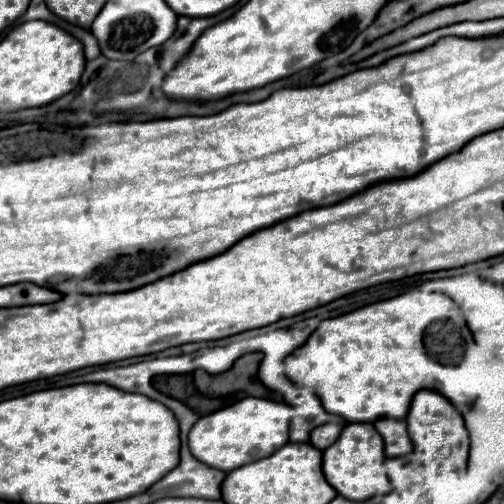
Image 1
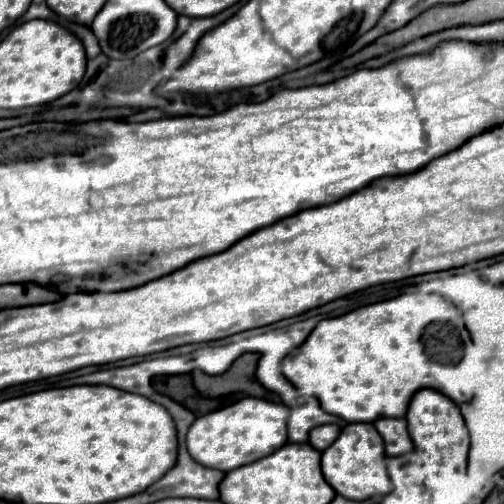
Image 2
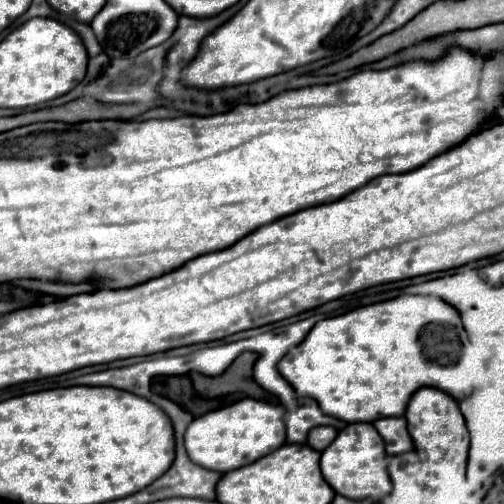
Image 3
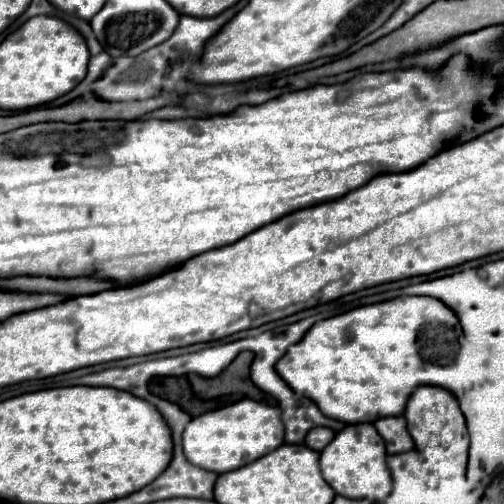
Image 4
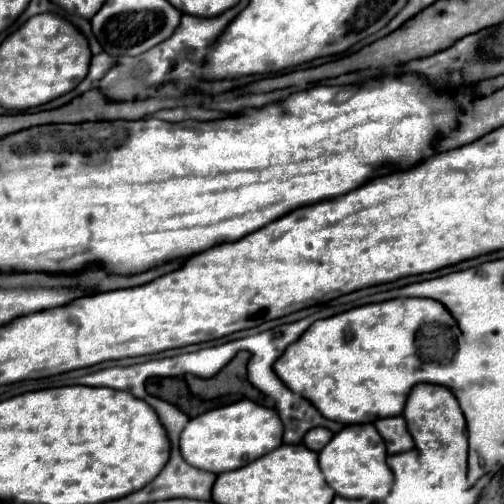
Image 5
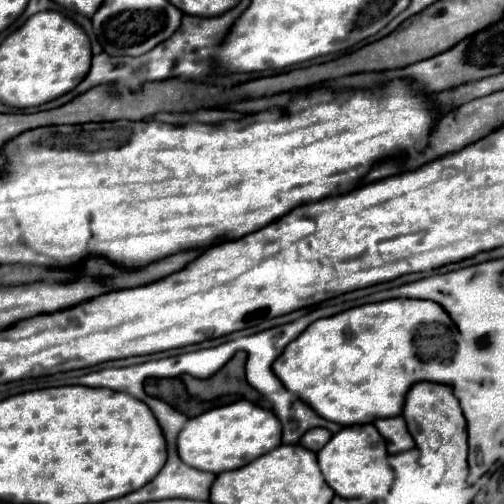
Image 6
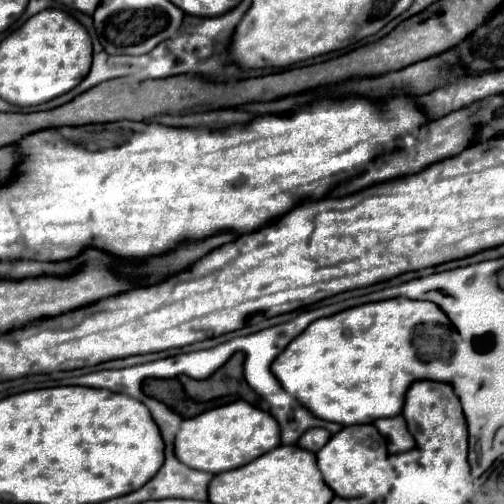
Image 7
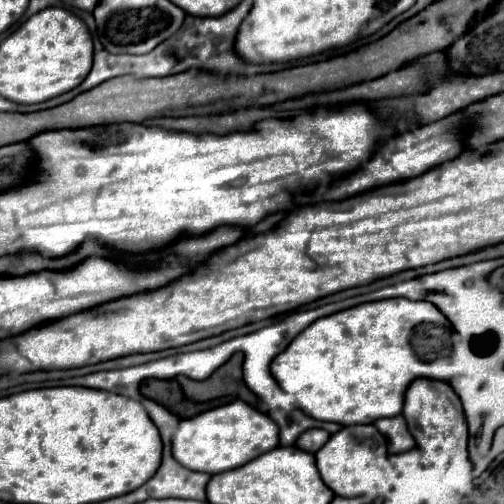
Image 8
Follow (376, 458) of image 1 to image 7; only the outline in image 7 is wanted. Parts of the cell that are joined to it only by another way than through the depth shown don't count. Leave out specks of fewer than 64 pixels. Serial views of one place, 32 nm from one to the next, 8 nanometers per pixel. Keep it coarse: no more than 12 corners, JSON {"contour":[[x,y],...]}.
{"contour":[[346,426],[316,454],[336,496],[378,500],[388,486],[386,440]]}

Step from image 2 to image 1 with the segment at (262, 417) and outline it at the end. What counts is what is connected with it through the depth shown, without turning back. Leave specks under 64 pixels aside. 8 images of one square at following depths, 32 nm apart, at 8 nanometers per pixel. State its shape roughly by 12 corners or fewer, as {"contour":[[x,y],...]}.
{"contour":[[242,398],[200,416],[196,460],[222,472],[288,442],[292,408]]}

